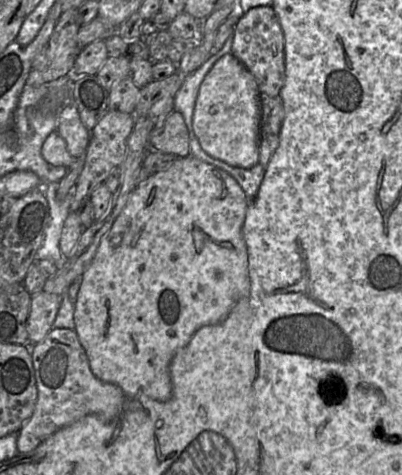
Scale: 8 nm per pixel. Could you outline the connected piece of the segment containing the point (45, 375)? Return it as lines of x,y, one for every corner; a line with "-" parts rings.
53,328
41,342
33,345
30,349
35,370
38,397
33,415
19,431
17,440
19,454
32,452
58,430
84,416
98,415
104,419
111,420
118,415
126,395
118,385
104,382
92,373
86,352
73,329

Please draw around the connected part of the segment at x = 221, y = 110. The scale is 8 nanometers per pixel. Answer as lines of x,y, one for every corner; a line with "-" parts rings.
231,53
220,58
204,77
196,99
192,126
201,148
225,163
251,168
259,163
261,106
258,85

